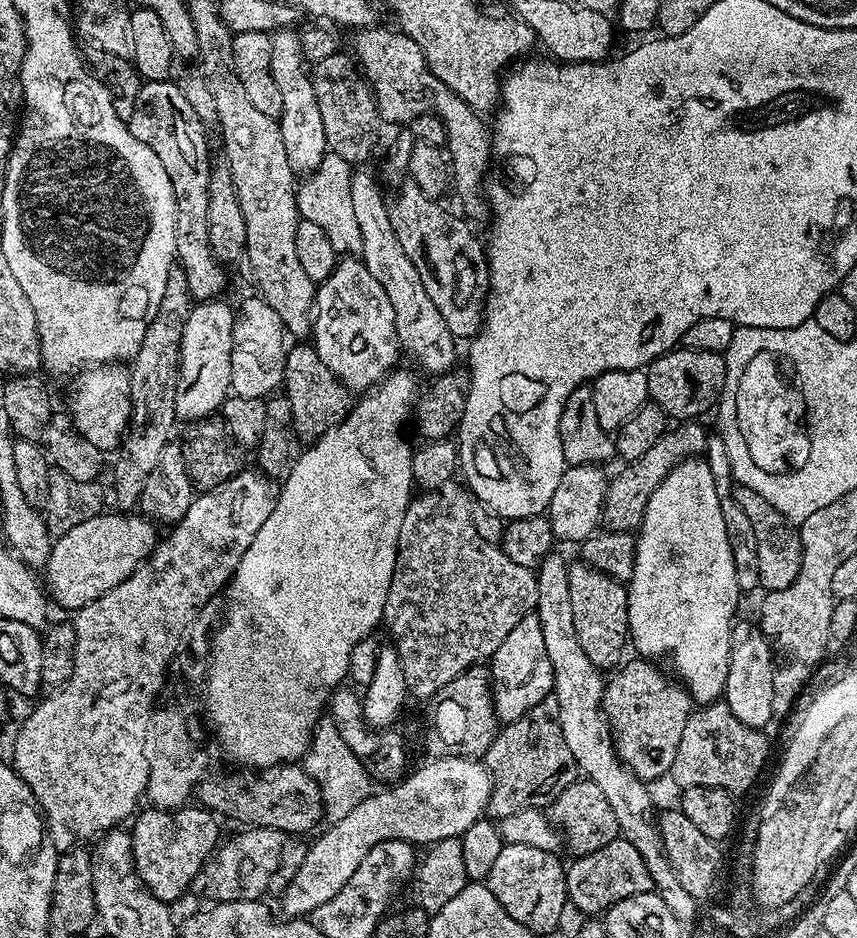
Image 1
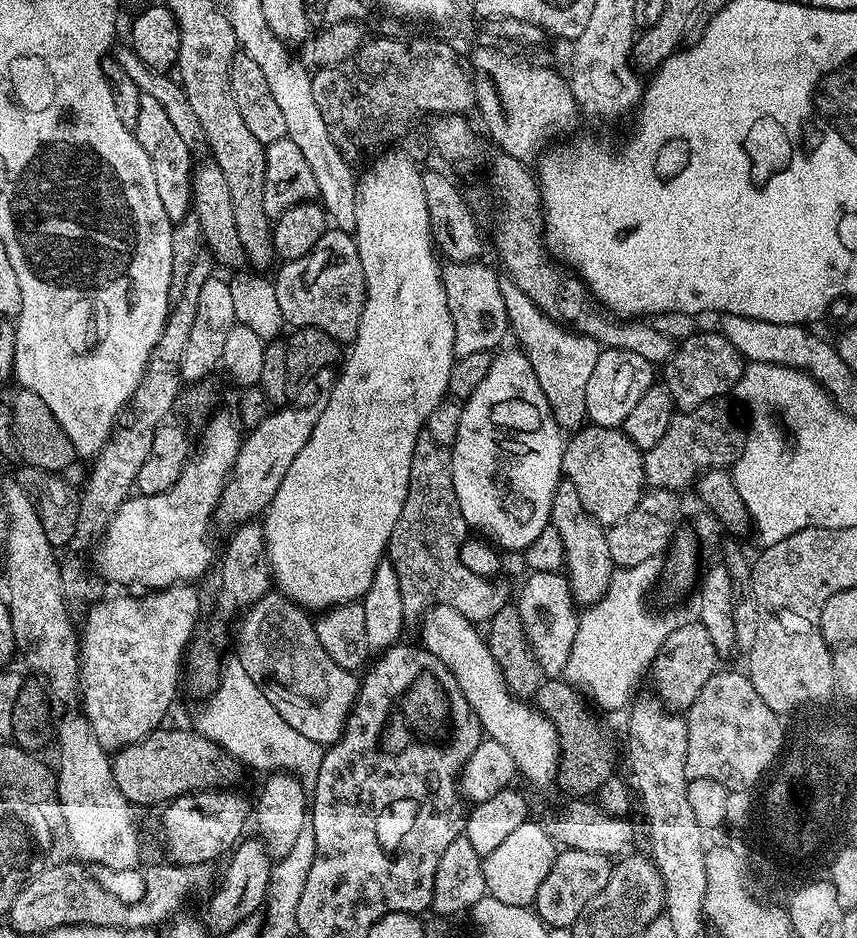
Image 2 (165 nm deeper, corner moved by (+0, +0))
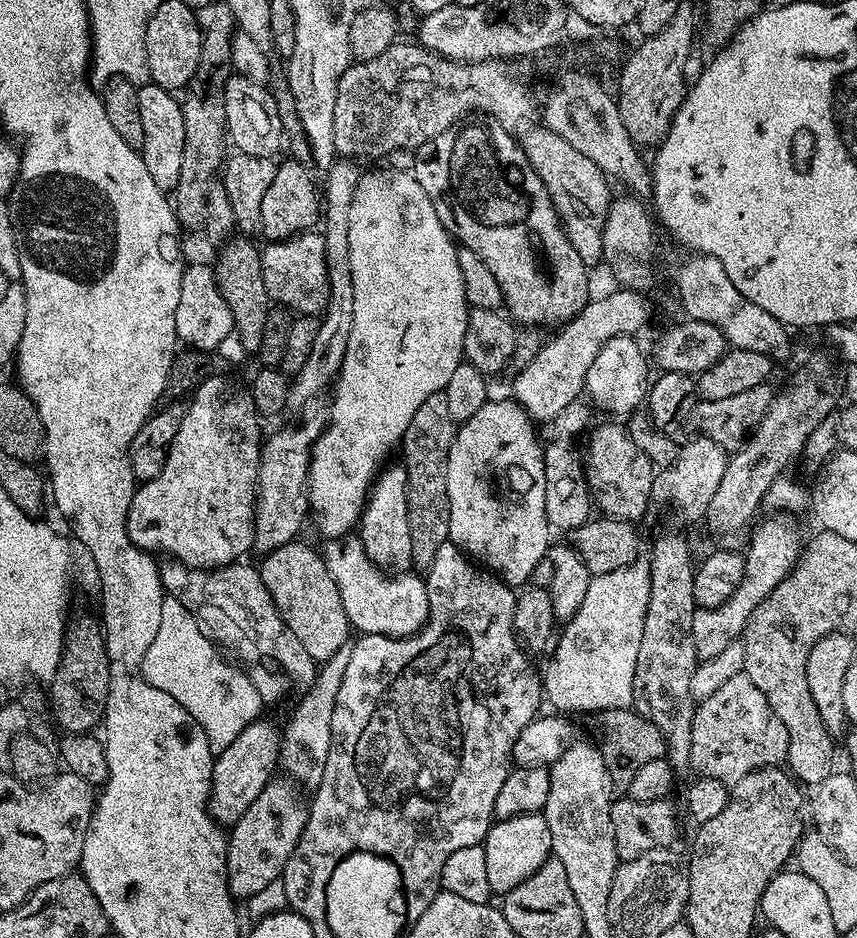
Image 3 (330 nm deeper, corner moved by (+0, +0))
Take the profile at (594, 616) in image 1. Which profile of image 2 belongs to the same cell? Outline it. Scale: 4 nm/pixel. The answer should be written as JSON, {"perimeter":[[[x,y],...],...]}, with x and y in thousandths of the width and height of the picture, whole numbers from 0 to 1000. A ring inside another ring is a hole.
{"perimeter":[[[662,510],[655,511],[653,517],[643,530],[642,559],[645,564],[649,562],[648,570],[658,583],[658,600],[663,624],[667,626],[667,635],[672,639],[673,645],[690,646],[705,636],[715,611],[711,601],[709,568],[706,560],[697,557],[686,547],[684,539],[679,539],[674,522],[670,522],[670,516]]]}

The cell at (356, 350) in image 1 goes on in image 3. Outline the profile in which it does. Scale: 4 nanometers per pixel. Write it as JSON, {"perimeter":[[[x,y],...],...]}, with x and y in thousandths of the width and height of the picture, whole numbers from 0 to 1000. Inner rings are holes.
{"perimeter":[[[372,246],[349,247],[336,256],[319,256],[307,261],[306,301],[319,325],[351,337],[372,338],[383,325],[385,301],[380,292],[380,258]]]}

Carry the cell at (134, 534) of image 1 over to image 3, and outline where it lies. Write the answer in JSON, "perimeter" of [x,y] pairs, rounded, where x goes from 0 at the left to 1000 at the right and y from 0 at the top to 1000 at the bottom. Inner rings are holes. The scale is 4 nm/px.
{"perimeter":[[[247,401],[233,409],[233,415],[225,420],[219,431],[219,439],[212,446],[212,454],[208,454],[208,463],[203,463],[203,471],[198,475],[198,484],[194,488],[194,497],[189,497],[189,505],[184,510],[167,513],[160,519],[154,538],[149,545],[149,568],[160,583],[168,585],[174,591],[182,588],[196,588],[200,596],[223,606],[261,606],[266,601],[277,600],[294,584],[296,571],[296,548],[299,547],[299,511],[301,510],[301,497],[303,496],[303,479],[306,477],[306,464],[303,465],[305,445],[301,442],[294,419],[288,413],[274,409],[261,401]]]}

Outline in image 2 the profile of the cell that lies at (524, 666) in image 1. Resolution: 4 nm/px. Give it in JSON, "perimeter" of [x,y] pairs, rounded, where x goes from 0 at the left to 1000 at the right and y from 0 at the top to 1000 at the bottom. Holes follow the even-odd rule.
{"perimeter":[[[622,609],[609,624],[611,628],[607,631],[604,647],[616,674],[616,683],[621,686],[621,695],[628,701],[636,722],[657,722],[660,706],[665,706],[665,693],[670,693],[670,676],[674,676],[677,662],[677,652],[662,613],[657,609]]]}

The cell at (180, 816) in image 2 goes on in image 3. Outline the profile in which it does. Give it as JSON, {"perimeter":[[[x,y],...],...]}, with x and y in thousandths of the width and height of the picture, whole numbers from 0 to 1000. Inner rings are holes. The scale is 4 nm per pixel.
{"perimeter":[[[312,765],[292,770],[264,800],[251,803],[247,812],[247,841],[243,848],[243,867],[258,881],[270,881],[292,864],[296,851],[306,846],[314,832],[323,826],[328,777],[316,772]]]}

